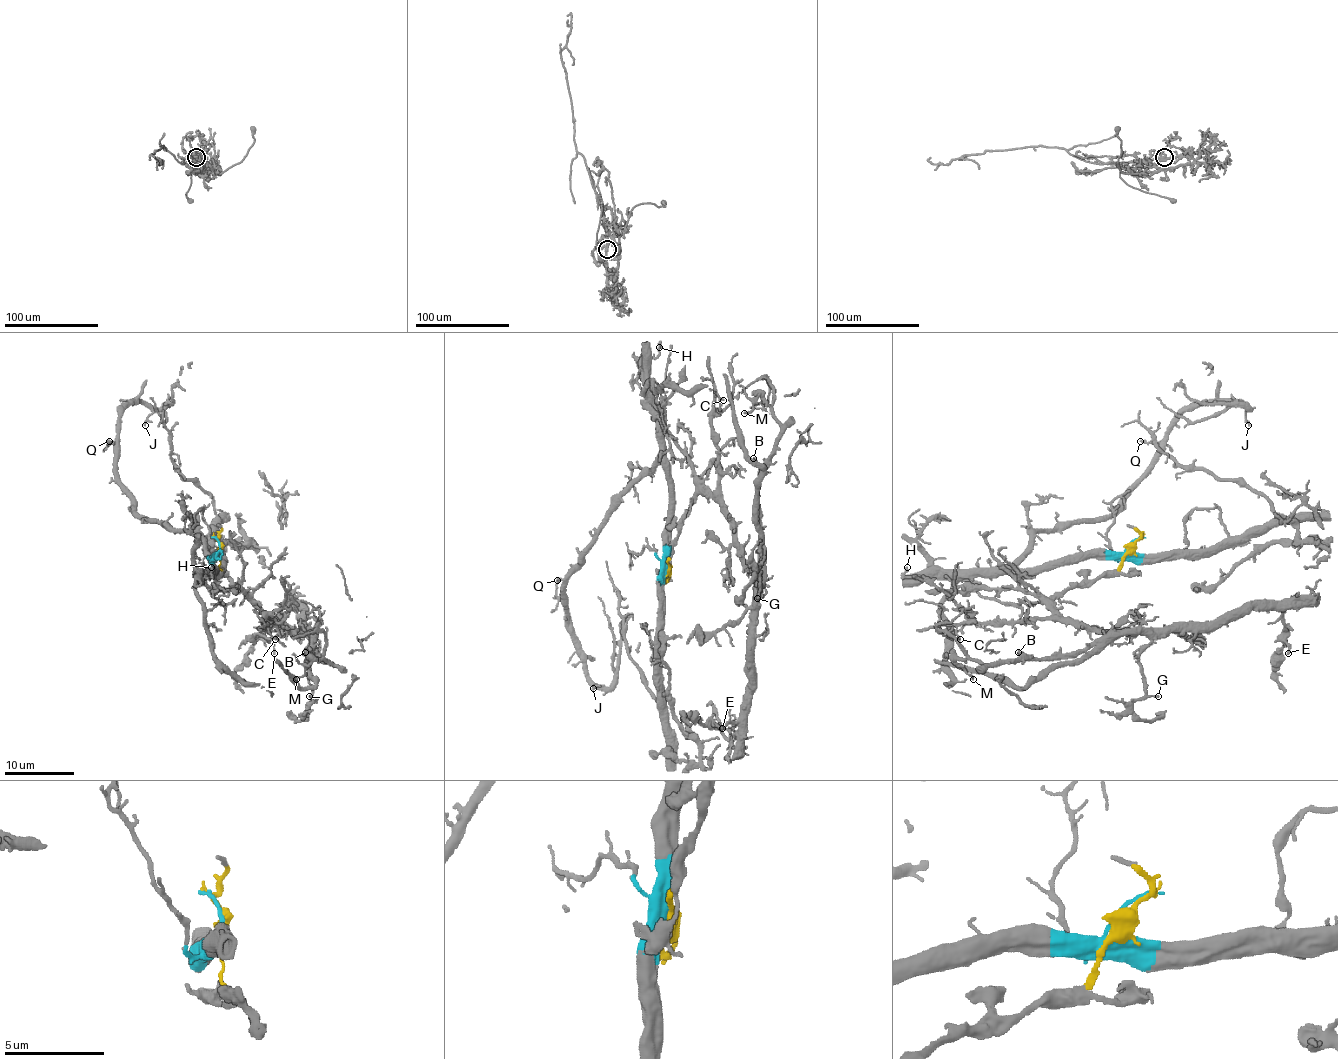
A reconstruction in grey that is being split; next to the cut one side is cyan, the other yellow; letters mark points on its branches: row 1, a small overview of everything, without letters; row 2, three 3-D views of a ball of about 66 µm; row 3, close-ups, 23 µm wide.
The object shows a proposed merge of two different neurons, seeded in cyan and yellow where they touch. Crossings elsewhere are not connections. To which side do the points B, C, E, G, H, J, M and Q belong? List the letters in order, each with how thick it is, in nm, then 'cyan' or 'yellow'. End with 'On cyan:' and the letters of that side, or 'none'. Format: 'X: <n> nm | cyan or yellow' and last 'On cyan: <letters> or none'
B: 170 nm | yellow
C: 120 nm | yellow
E: 160 nm | yellow
G: 150 nm | yellow
H: 200 nm | cyan
J: 100 nm | cyan
M: 150 nm | yellow
Q: 150 nm | cyan
On cyan: H, J, Q

